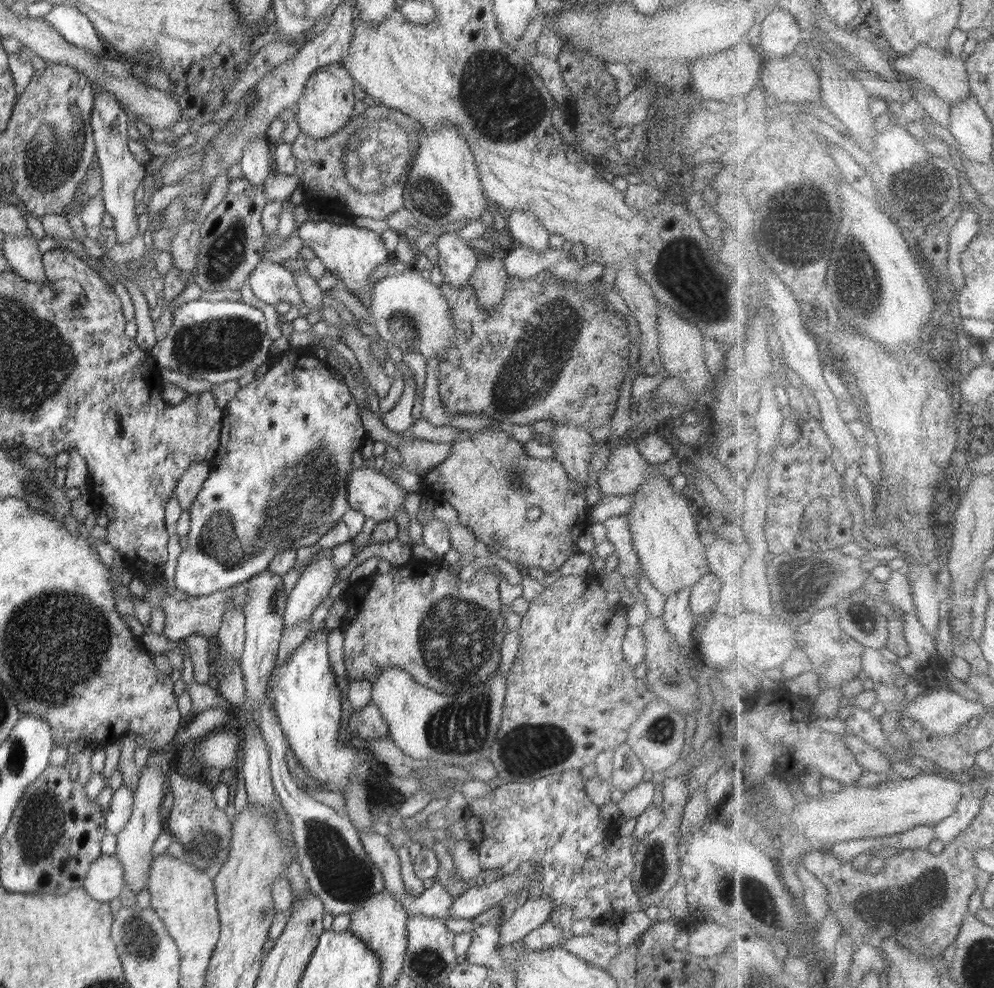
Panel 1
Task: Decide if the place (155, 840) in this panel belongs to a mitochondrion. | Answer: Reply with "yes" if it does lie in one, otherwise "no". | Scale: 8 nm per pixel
no

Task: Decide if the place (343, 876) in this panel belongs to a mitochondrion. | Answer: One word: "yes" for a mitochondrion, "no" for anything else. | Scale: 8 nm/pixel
yes

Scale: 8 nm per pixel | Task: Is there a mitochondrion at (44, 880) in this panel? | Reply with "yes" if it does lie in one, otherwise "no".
no

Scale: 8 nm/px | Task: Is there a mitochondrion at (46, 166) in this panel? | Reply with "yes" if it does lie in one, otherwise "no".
yes

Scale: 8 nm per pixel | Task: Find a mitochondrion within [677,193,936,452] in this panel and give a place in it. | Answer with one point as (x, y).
(855, 277)

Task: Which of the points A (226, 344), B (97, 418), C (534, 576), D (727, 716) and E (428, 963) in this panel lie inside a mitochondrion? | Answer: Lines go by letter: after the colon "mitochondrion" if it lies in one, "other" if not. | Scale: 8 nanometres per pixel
A: mitochondrion
B: other
C: other
D: other
E: mitochondrion

